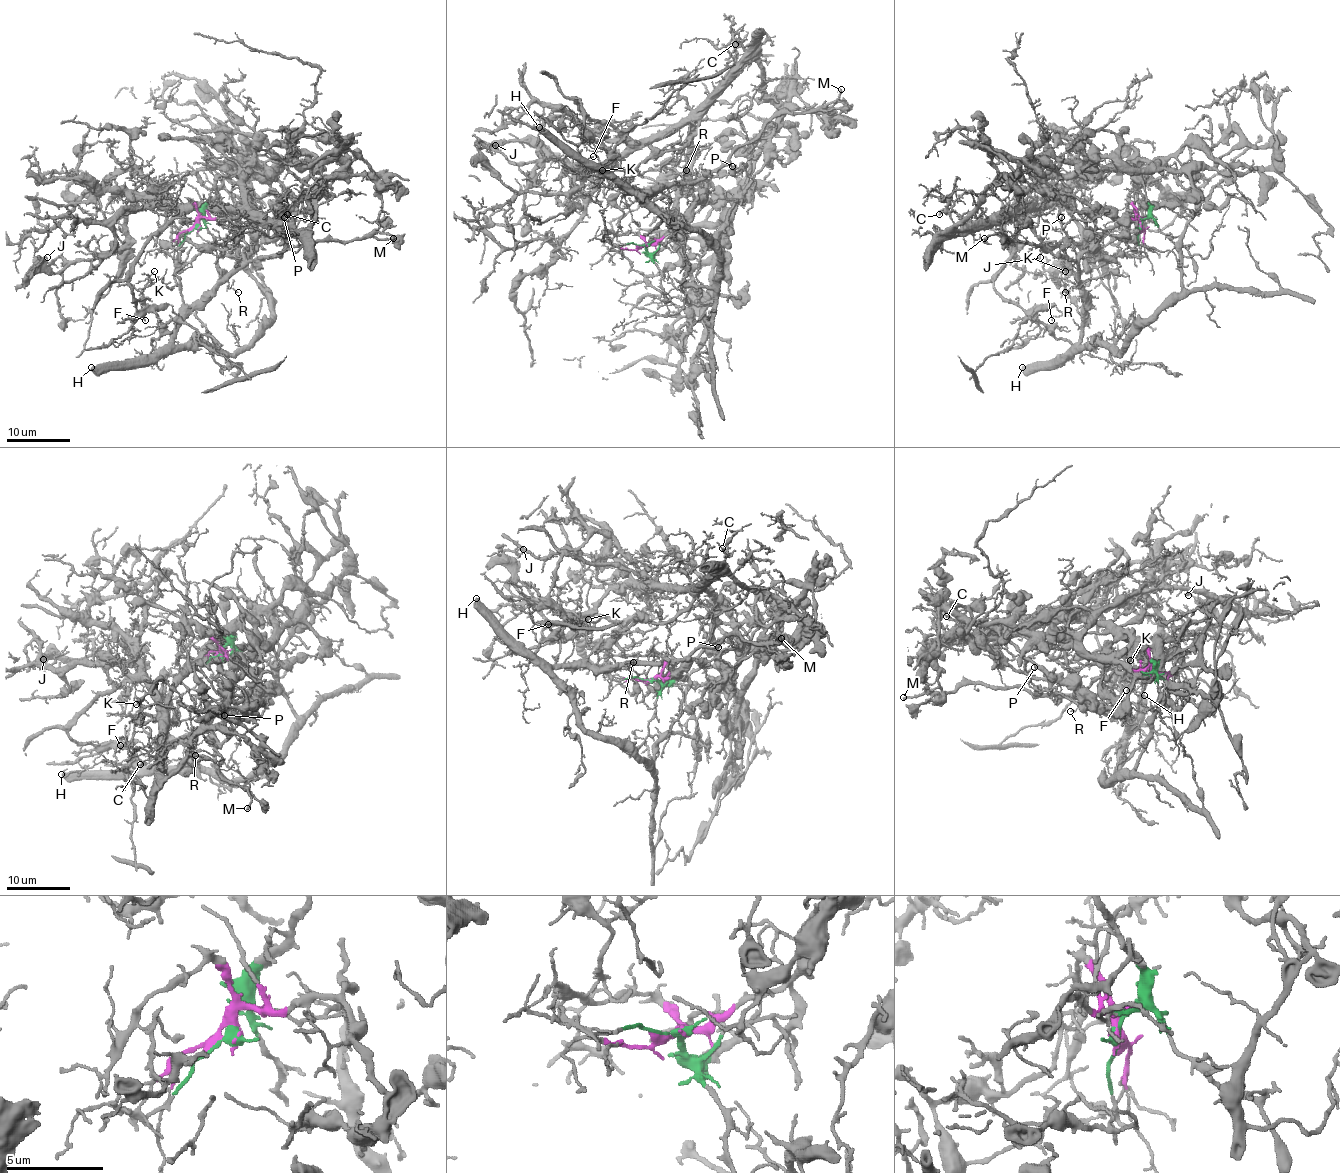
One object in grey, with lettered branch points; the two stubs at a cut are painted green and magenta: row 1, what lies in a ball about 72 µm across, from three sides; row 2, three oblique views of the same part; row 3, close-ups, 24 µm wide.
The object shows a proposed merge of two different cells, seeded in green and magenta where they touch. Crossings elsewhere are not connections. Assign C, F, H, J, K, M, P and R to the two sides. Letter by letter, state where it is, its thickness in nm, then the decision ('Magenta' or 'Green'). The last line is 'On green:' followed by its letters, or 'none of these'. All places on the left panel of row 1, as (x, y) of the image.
C: Place: (287, 214). Thickness 140 nm. Green
F: Place: (145, 320). Thickness 140 nm. Magenta
H: Place: (91, 367). Thickness 480 nm. Magenta
J: Place: (47, 257). Thickness 140 nm. Green
K: Place: (154, 271). Thickness 100 nm. Magenta
M: Place: (393, 238). Thickness 280 nm. Magenta
P: Place: (284, 217). Thickness 130 nm. Magenta
R: Place: (238, 292). Thickness 160 nm. Magenta
On green: C, J

